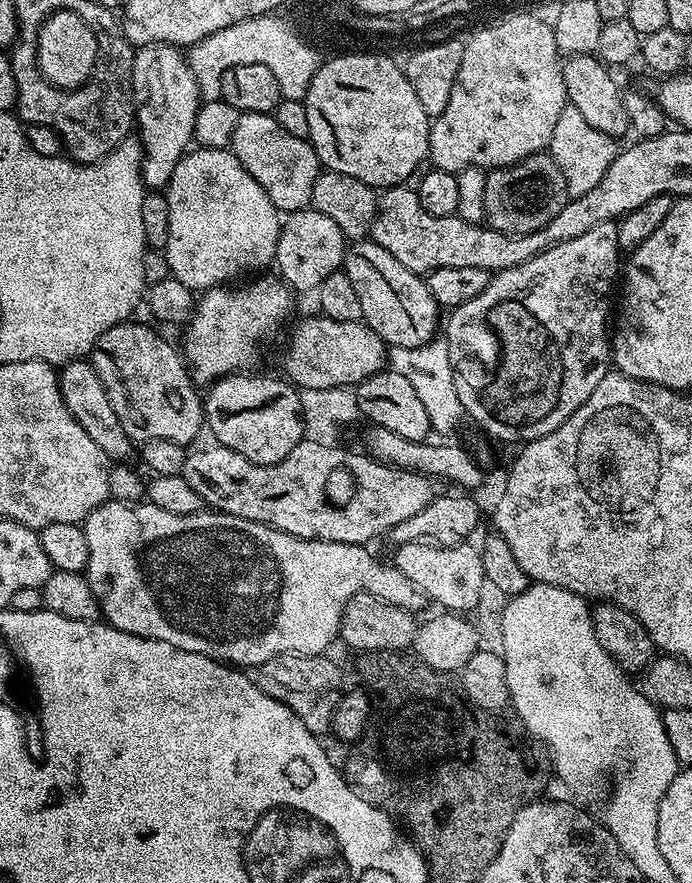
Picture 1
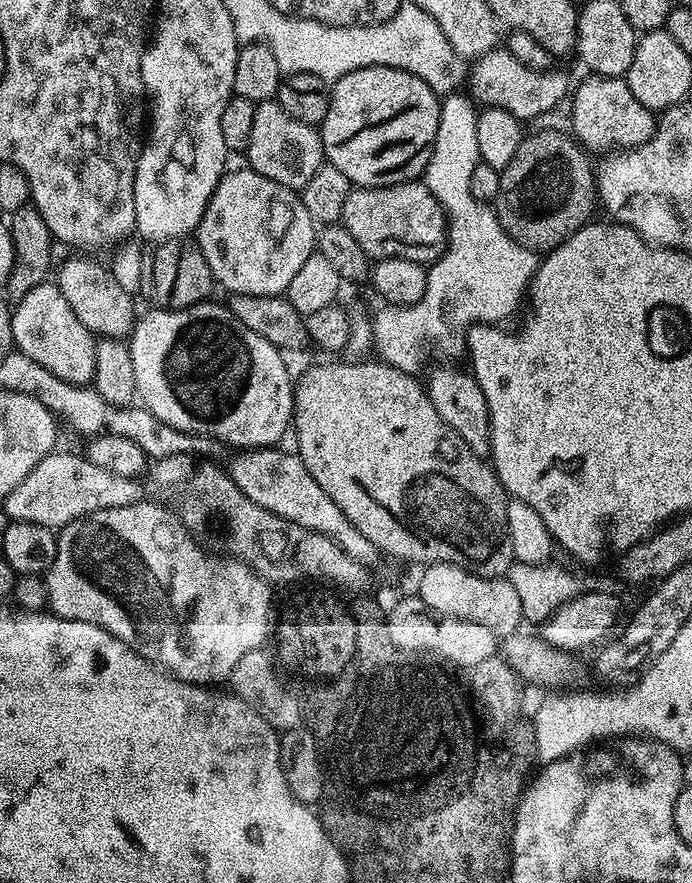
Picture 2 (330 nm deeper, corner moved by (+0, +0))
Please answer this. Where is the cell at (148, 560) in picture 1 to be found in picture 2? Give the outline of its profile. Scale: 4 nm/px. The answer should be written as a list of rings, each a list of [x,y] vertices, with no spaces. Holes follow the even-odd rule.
[[[141,502],[134,506],[98,510],[59,529],[56,538],[56,557],[44,576],[44,585],[48,591],[48,608],[51,615],[96,624],[102,630],[114,634],[114,638],[126,642],[126,646],[134,649],[139,656],[145,656],[153,664],[167,670],[176,679],[185,680],[188,684],[216,686],[219,685],[216,684],[219,680],[227,681],[231,677],[234,666],[238,666],[237,657],[241,656],[241,653],[247,652],[248,648],[261,642],[260,638],[264,636],[265,629],[264,617],[274,595],[269,583],[261,579],[260,575],[251,568],[240,568],[242,563],[238,559],[223,558],[205,551],[184,528],[183,522],[175,511],[167,512],[160,504]]]

